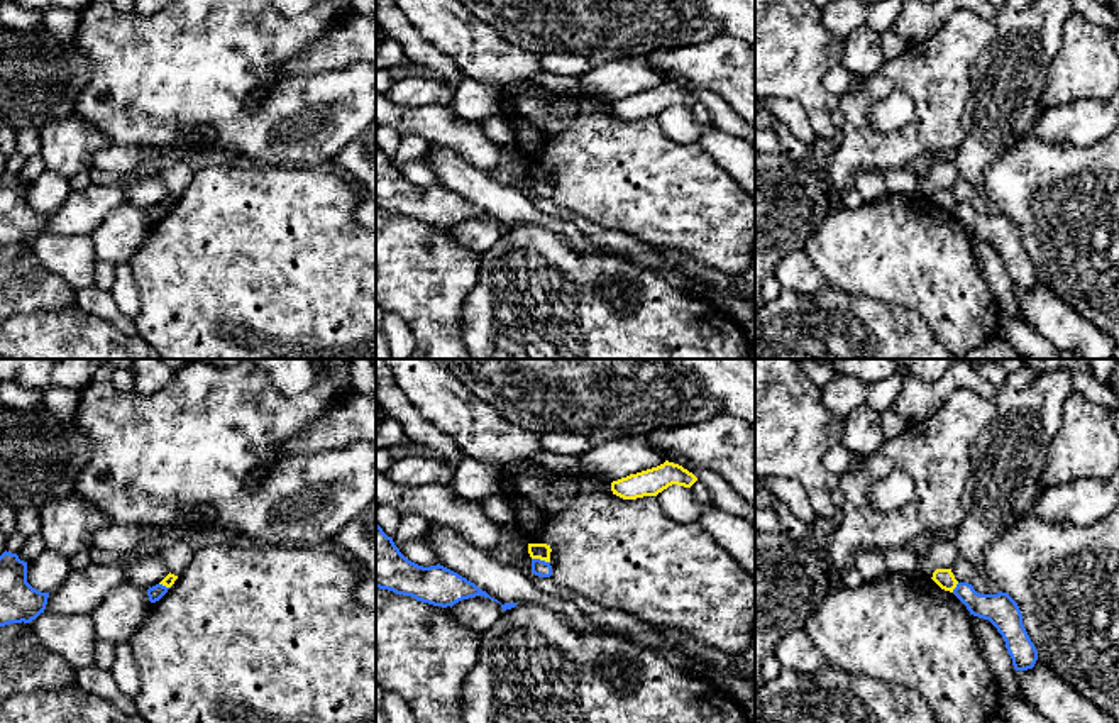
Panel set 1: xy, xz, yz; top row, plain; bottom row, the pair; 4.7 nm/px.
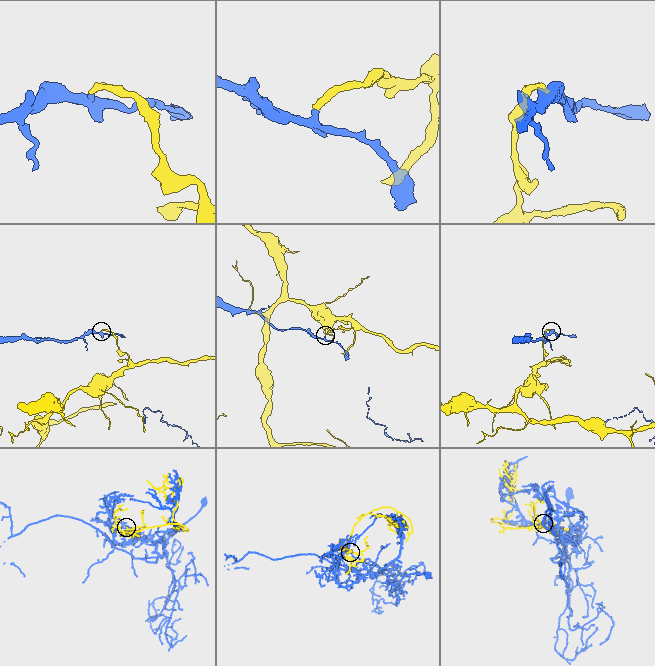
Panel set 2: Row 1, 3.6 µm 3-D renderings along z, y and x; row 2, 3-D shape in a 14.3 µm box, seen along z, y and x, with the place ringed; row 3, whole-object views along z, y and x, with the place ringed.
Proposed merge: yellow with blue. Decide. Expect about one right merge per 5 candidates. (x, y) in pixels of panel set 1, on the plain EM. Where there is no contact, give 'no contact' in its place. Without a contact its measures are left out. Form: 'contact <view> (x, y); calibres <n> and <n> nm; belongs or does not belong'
contact xz (540, 180); calibres 80 and 80 nm; does not belong

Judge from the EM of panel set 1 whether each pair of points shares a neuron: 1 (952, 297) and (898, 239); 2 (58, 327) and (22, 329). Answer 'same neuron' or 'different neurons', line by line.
1: same neuron
2: same neuron

